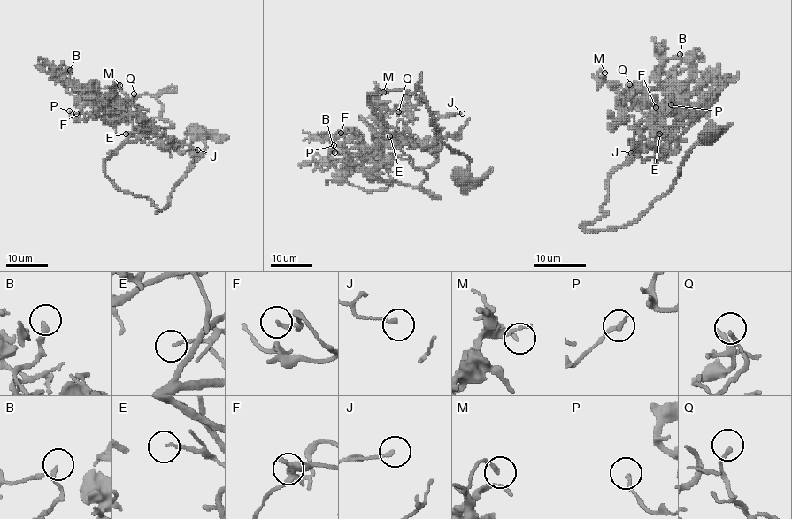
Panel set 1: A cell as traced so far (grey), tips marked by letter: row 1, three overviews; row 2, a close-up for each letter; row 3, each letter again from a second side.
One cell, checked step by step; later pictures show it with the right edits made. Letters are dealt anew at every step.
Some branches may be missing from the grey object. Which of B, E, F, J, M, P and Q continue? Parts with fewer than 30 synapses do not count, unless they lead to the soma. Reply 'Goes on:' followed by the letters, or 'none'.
Goes on: none

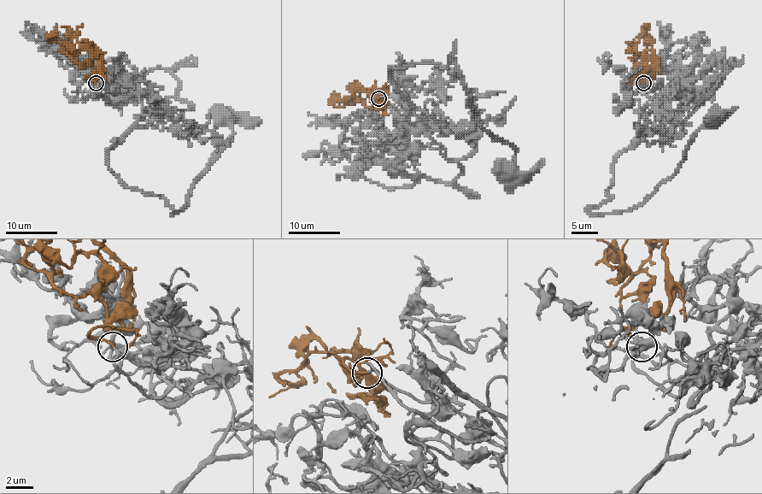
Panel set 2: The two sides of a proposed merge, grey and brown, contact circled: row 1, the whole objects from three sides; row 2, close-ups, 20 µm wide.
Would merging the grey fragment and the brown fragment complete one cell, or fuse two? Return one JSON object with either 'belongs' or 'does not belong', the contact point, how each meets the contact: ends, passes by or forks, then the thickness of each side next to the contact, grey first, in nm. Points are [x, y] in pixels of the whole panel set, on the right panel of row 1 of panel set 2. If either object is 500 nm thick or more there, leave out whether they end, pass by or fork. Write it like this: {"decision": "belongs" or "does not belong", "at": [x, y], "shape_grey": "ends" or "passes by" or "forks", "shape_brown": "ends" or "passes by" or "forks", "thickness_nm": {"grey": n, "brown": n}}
{"decision": "belongs", "at": [643, 83], "shape_grey": "passes by", "shape_brown": "ends", "thickness_nm": {"grey": 170, "brown": 200}}

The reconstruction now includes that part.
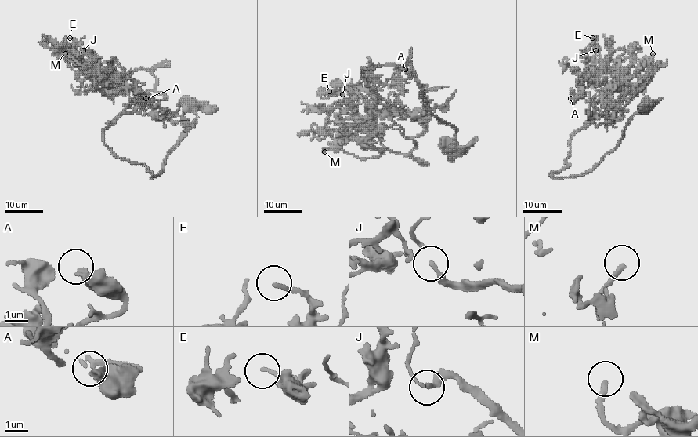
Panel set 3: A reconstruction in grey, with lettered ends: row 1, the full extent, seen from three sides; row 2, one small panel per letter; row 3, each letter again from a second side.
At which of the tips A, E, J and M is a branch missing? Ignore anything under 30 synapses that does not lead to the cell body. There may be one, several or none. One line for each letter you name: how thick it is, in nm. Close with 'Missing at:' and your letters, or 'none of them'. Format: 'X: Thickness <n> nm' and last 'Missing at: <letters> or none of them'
M: Thickness 200 nm
Missing at: M

